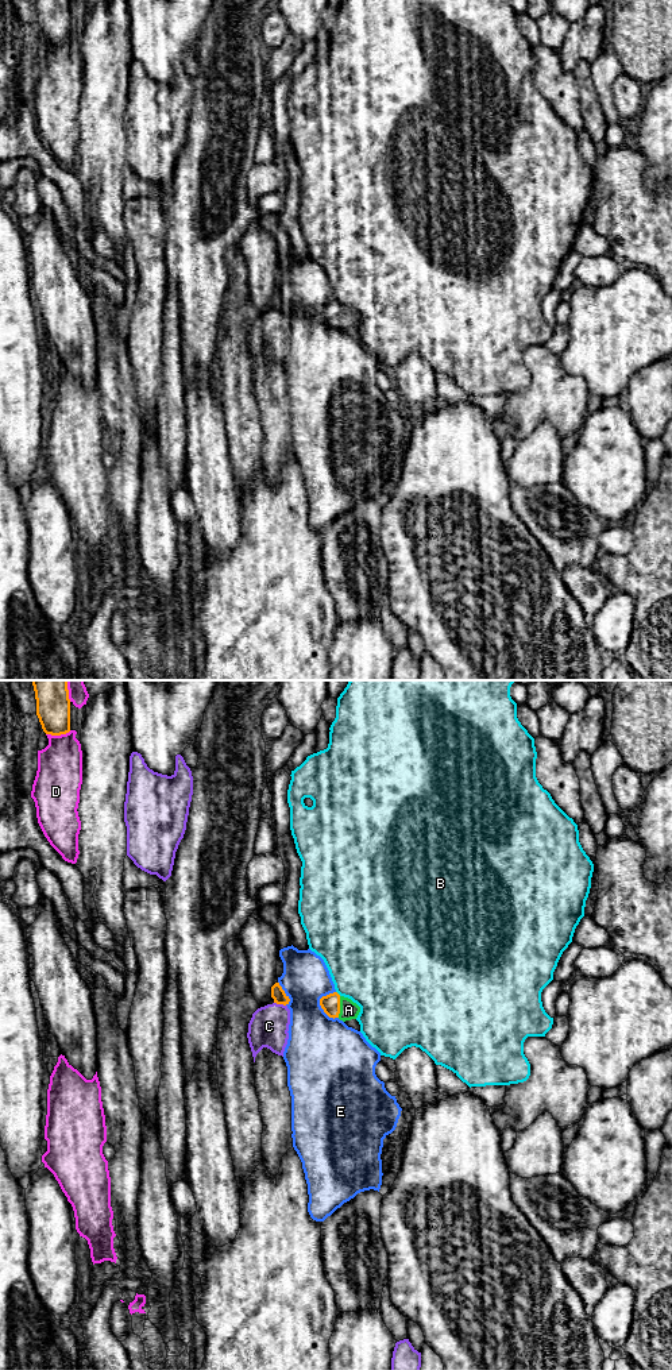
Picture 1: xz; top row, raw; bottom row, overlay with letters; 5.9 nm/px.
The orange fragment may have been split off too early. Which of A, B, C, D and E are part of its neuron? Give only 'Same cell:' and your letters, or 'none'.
Same cell: A

